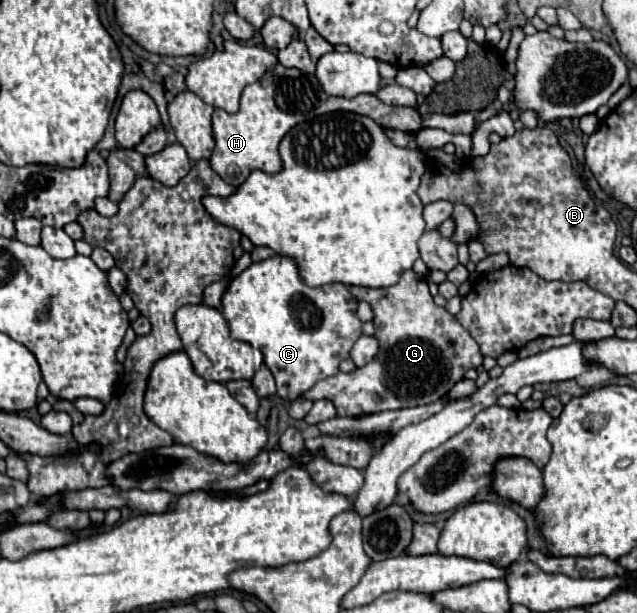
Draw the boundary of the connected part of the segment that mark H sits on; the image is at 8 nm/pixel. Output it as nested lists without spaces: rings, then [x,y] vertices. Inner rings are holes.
[[[279,62],[265,72],[265,78],[245,86],[241,94],[241,108],[237,114],[229,114],[225,110],[213,112],[213,138],[215,150],[211,156],[213,170],[235,188],[241,186],[253,170],[263,170],[267,174],[275,174],[281,170],[283,162],[279,158],[277,146],[281,138],[299,122],[305,122],[313,116],[327,112],[357,112],[373,118],[381,126],[397,128],[403,132],[419,132],[421,116],[415,108],[403,106],[387,106],[377,100],[373,94],[361,94],[355,98],[335,98],[327,96],[319,86],[319,80],[313,74],[303,74],[297,68],[285,68]]]

